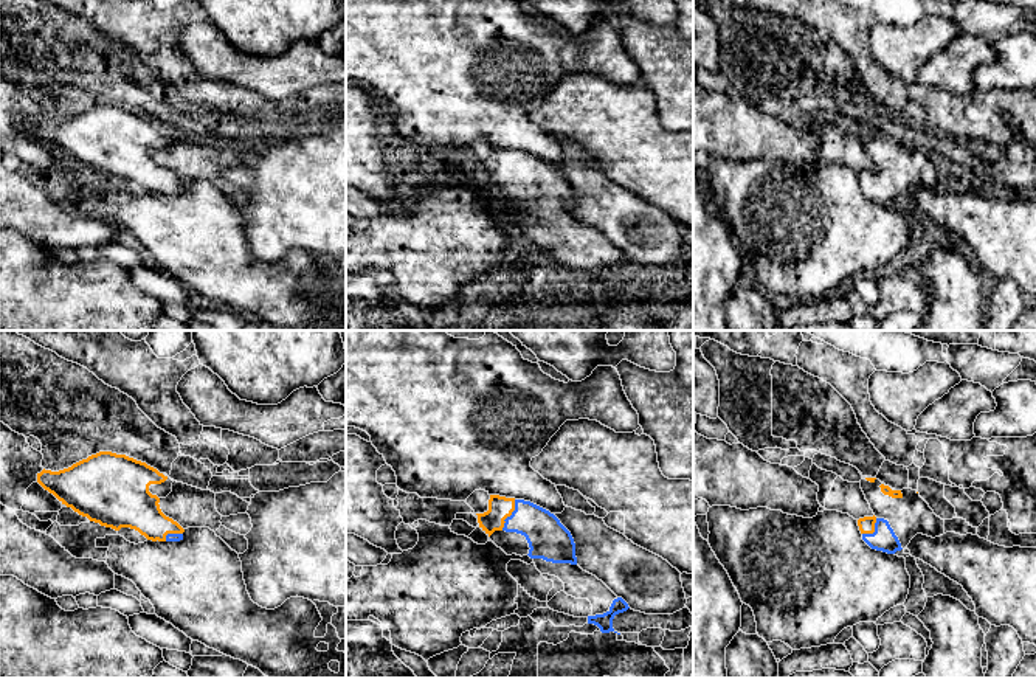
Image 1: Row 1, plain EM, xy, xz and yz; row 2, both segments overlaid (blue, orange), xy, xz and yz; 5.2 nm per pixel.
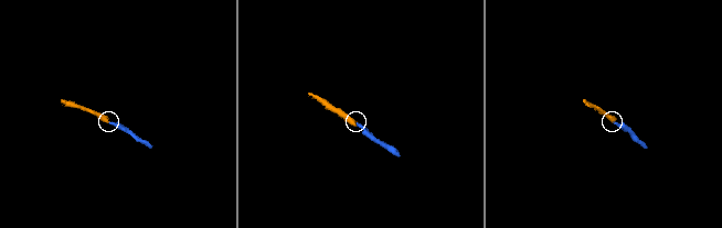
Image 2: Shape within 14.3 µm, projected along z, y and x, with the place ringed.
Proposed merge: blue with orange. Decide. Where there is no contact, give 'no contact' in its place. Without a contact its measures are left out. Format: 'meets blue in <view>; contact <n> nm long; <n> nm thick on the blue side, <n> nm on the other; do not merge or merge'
meets blue in xz; contact 180 nm long; 220 nm thick on the blue side, 120 nm on the other; merge

